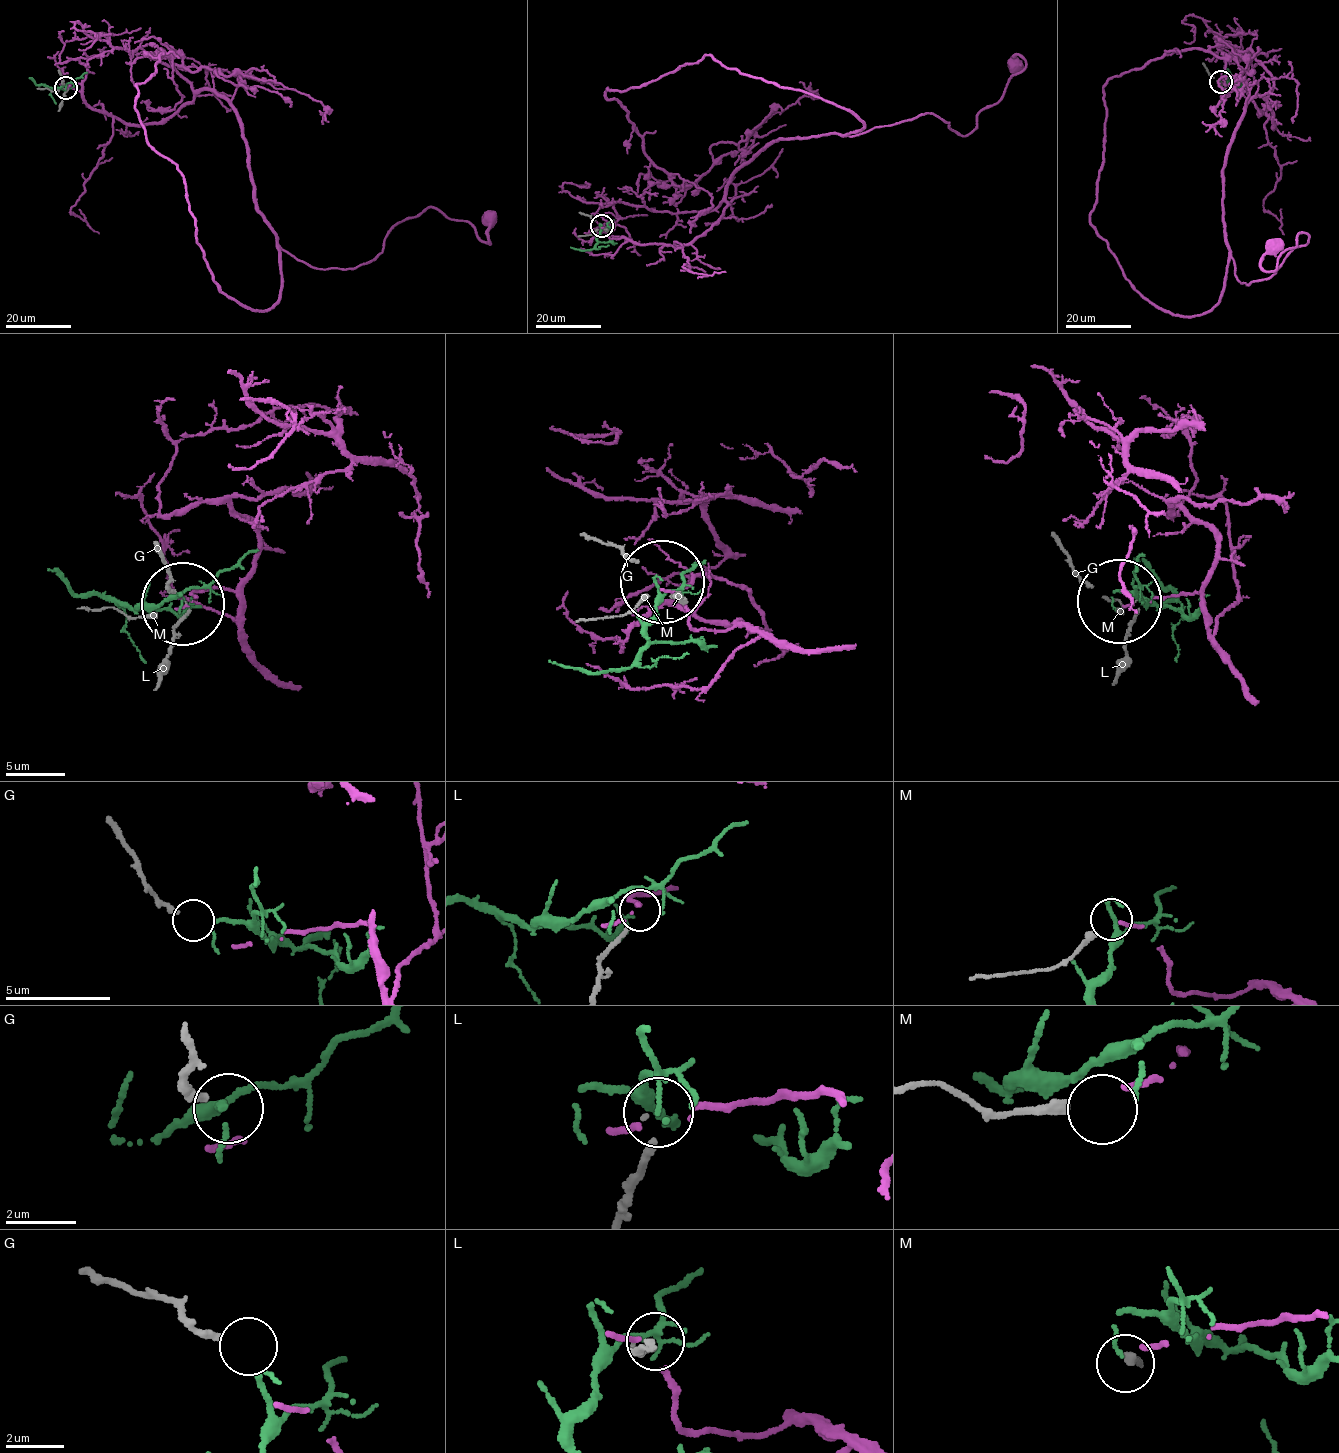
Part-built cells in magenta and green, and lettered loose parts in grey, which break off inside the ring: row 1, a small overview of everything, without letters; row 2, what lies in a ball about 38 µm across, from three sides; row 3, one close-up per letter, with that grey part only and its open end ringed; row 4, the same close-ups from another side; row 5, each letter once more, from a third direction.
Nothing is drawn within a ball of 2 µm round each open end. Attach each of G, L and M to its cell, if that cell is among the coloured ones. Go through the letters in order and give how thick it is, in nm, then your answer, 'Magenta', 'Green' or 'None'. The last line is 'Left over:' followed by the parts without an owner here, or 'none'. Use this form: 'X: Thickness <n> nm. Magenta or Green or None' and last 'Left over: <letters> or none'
G: Thickness 220 nm. Green
L: Thickness 200 nm. None
M: Thickness 320 nm. Magenta
Left over: L

